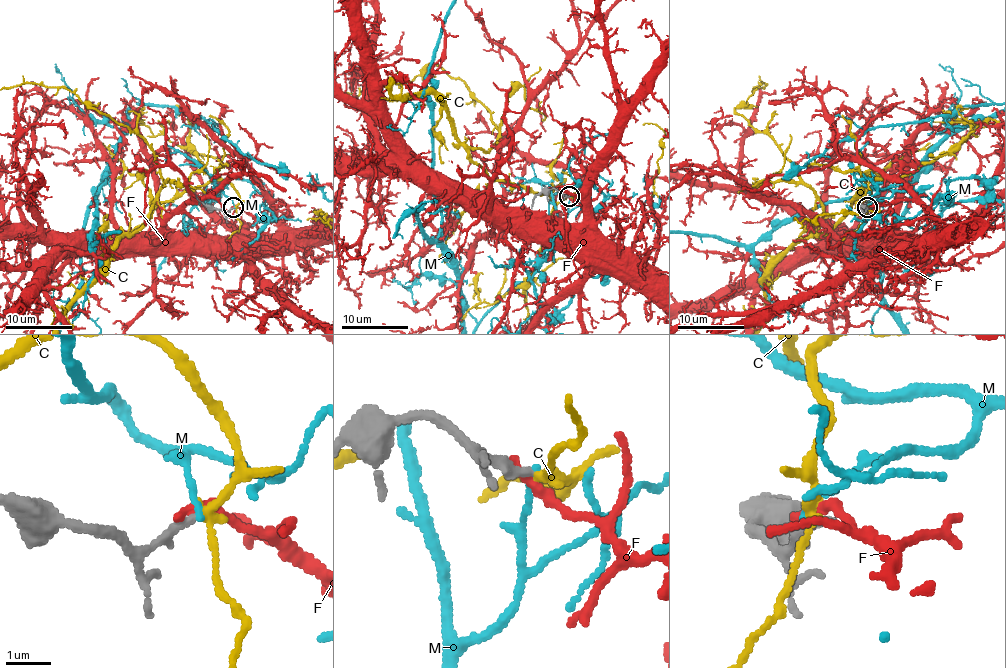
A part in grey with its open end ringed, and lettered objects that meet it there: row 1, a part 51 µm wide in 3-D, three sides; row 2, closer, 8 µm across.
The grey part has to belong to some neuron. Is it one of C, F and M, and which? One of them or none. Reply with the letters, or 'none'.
M

